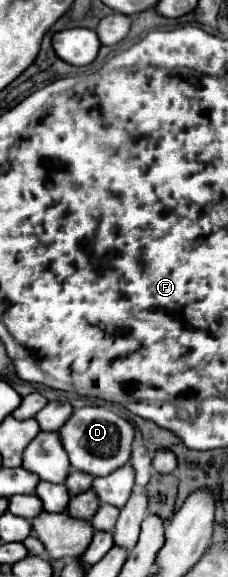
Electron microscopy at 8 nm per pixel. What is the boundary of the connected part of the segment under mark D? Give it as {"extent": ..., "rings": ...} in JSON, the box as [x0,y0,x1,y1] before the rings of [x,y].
{"extent":[59,407,135,477],"rings":[[[81,407],[73,411],[67,423],[59,429],[59,439],[69,455],[71,467],[77,471],[85,471],[93,477],[105,477],[115,469],[123,467],[129,461],[133,437],[135,431],[131,423],[105,407]]]}

